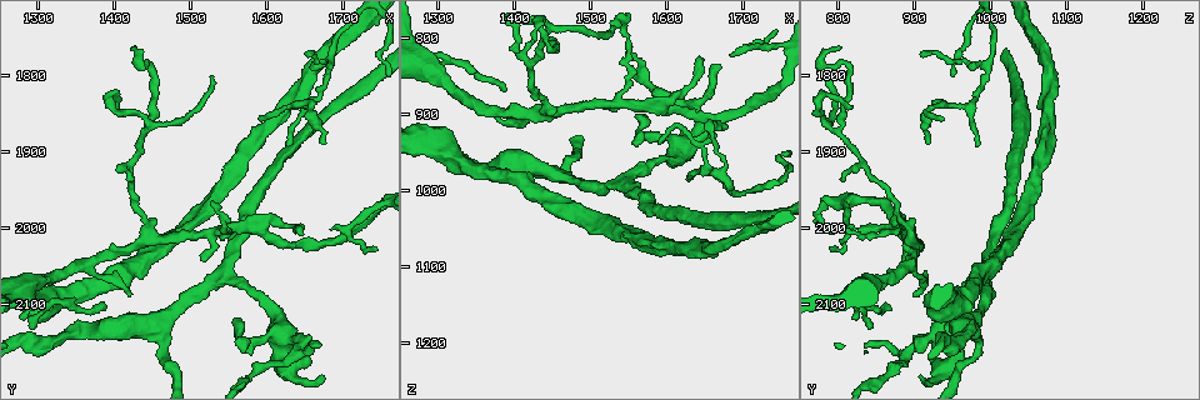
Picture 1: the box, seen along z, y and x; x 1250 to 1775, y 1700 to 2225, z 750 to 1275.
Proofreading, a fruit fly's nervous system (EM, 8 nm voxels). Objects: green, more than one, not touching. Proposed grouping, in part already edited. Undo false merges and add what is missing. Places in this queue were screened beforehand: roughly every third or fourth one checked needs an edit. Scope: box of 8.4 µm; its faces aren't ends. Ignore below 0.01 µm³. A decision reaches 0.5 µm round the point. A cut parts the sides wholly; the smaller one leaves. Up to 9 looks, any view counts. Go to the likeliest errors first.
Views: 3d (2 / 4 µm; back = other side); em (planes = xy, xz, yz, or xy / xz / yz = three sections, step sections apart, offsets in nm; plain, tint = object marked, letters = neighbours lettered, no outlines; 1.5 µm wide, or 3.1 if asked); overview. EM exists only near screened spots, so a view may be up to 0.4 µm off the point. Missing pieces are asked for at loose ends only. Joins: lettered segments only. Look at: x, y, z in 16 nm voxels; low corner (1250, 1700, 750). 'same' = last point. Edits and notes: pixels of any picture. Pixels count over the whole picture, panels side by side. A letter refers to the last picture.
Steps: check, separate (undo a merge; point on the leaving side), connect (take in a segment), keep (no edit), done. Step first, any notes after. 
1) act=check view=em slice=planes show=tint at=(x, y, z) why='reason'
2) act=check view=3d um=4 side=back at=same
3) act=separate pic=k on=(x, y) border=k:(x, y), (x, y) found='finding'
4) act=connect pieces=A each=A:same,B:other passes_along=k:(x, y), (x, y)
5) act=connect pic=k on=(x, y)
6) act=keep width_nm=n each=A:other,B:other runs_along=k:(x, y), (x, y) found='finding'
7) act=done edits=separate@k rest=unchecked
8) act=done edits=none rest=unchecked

act=check view=em slice=planes show=letters at=(1660, 1775, 905)

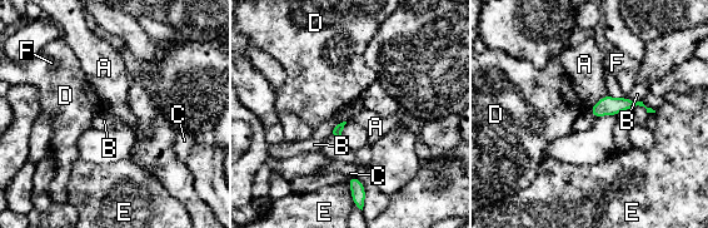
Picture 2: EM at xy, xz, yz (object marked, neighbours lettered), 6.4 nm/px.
act=keep each=A:other,B:other,C:other,D:other,E:other,F:other border=2:(345, 120), (340, 122), (332, 133) found='no lettered segment goes on from it'

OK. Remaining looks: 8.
act=check view=em slice=planes show=letters at=(1515, 2040, 885) why='free end'

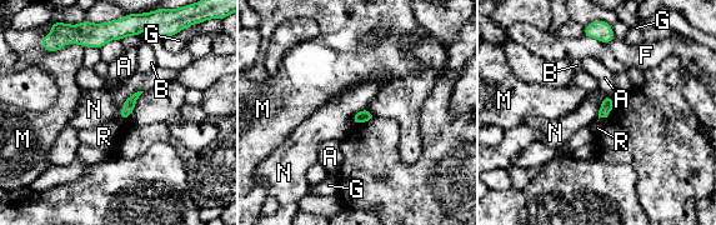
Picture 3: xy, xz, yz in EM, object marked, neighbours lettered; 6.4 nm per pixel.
act=keep width_nm=80 each=A:other,B:other,F:other,G:other,M:other,N:other,R:other border=3:(143, 90), (130, 94), (124, 101) found='no lettered segment goes on from it'

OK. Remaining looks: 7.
act=check view=em slice=xy step=8 show=tint at=(1385, 2100, 865) why='free end'

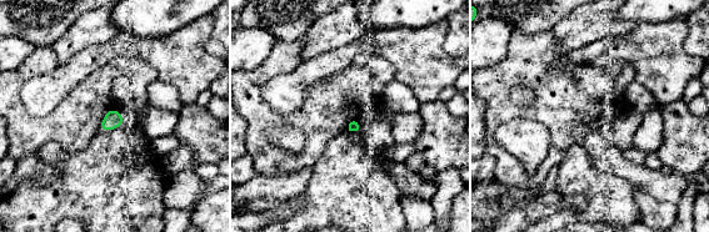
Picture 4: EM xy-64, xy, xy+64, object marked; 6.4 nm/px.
act=check view=em slice=yz step=4 show=letters at=same why='another direction'

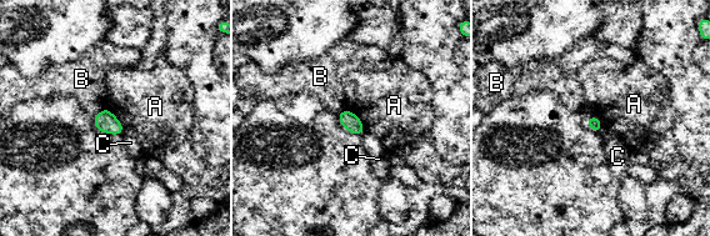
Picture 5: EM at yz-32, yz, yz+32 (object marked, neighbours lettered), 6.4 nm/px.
act=keep each=A:other,B:other,C:other found='no lettered segment goes on from it'

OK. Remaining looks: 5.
act=check view=em slice=xy step=4 show=tint at=(1630, 1890, 990) why='tapers out'

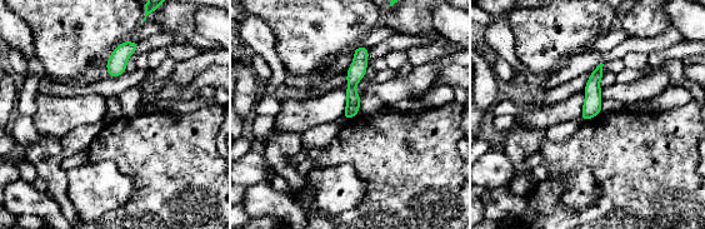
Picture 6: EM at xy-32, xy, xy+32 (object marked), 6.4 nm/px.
act=check view=em slice=yz step=8 show=letters at=same

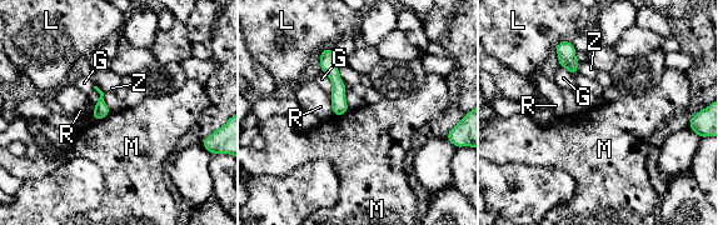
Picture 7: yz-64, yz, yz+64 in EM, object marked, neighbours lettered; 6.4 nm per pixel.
act=keep each=G:other,L:other,M:other,R:other,Z:other runs_along=7:(327, 51), (338, 84), (337, 113) found='no lettered segment goes on from it'

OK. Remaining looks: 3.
act=done edits=none rest=unchecked

